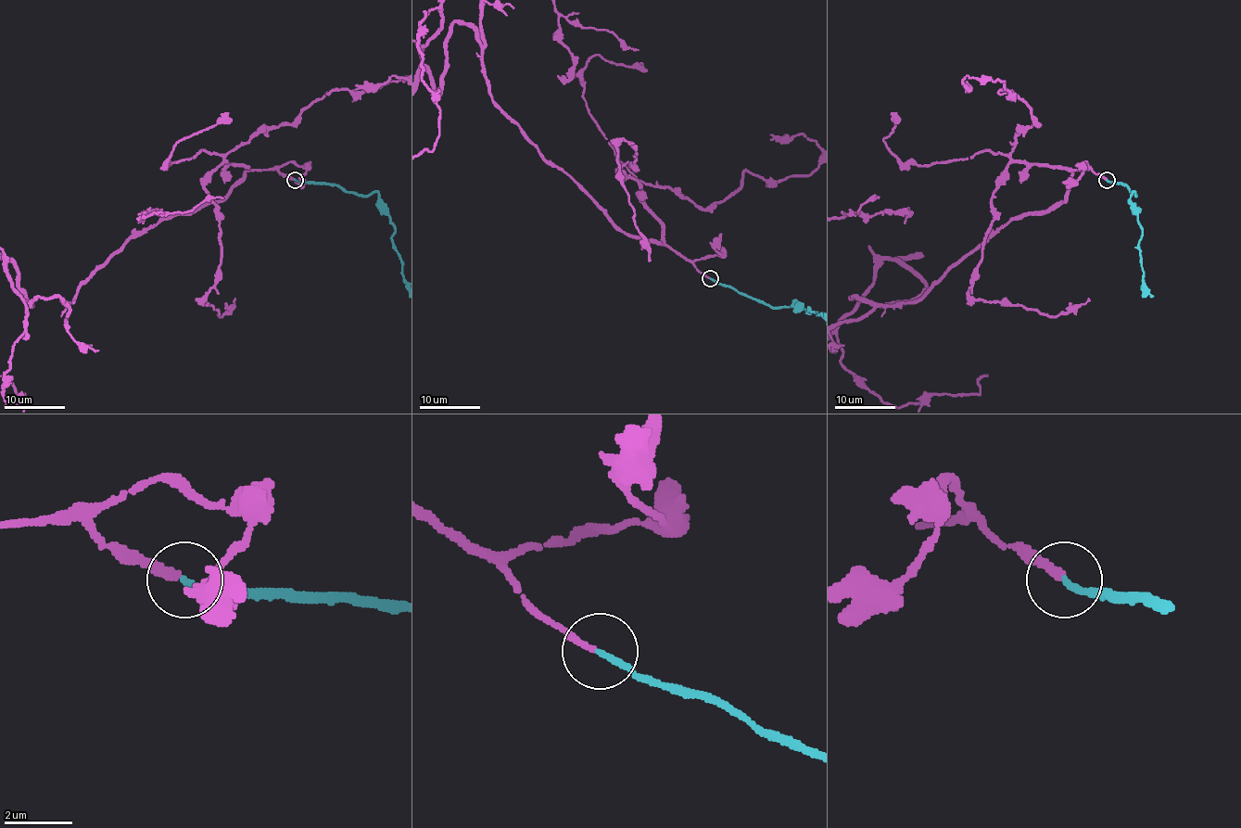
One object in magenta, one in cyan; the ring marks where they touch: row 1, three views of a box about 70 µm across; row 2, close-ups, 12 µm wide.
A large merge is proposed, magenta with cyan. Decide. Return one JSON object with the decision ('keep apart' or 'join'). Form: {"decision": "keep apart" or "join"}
{"decision": "join"}

